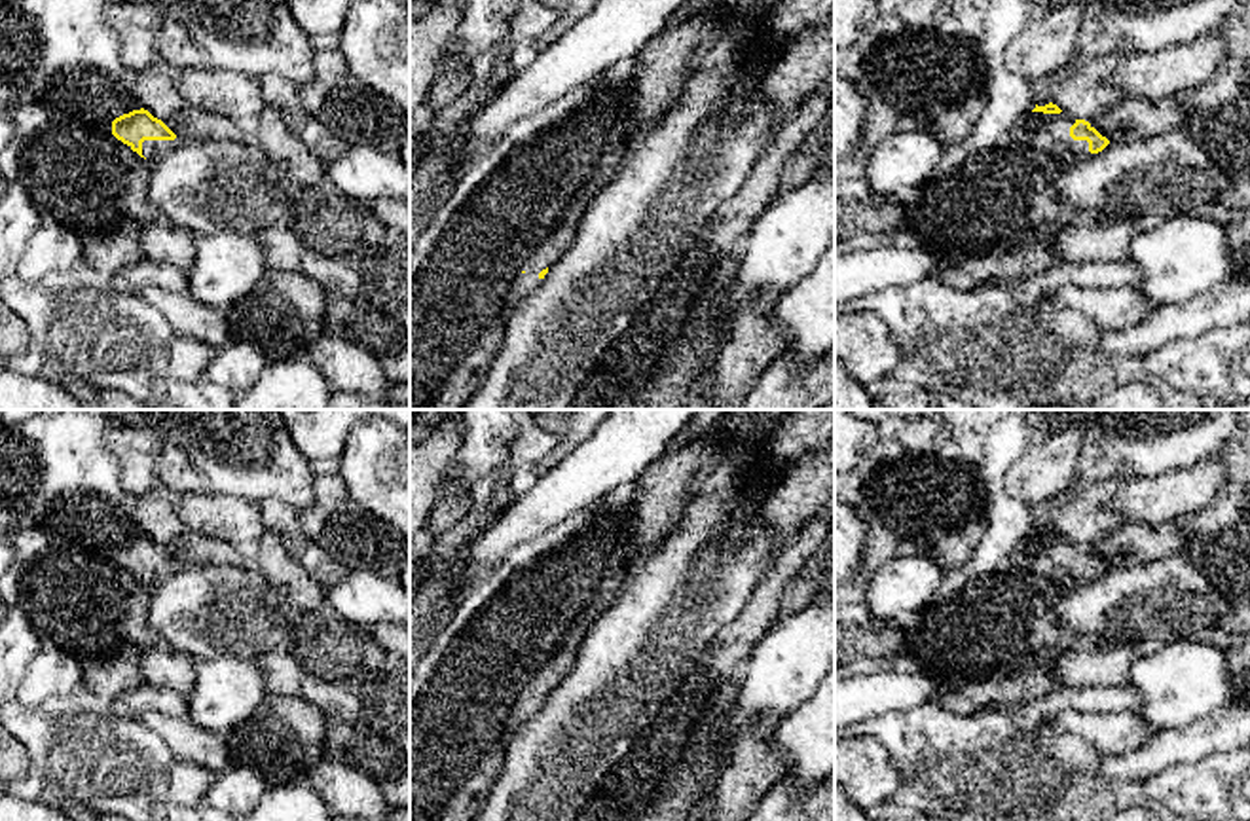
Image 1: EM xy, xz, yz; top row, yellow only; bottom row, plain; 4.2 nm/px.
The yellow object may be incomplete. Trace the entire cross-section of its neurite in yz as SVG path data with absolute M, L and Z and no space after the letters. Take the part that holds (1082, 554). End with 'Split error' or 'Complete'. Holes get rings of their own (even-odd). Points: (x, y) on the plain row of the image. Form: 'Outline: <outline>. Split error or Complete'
Outline: M1043 520L1036 533L1013 550L1011 565L1053 580L1062 590L1098 578L1110 569L1089 546L1072 544Z. Split error

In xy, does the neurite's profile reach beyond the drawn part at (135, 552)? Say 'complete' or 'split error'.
split error

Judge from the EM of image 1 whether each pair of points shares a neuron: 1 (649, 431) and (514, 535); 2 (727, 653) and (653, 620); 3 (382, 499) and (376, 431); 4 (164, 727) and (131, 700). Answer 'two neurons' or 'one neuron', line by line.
1: one neuron
2: one neuron
3: one neuron
4: two neurons

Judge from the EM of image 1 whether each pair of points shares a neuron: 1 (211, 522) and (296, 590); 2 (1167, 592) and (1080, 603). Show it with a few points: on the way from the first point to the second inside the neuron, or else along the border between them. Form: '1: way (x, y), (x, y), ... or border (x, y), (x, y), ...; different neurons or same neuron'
1: border (258, 552), (249, 560); different neurons
2: way (1146, 603), (1101, 603); same neuron

